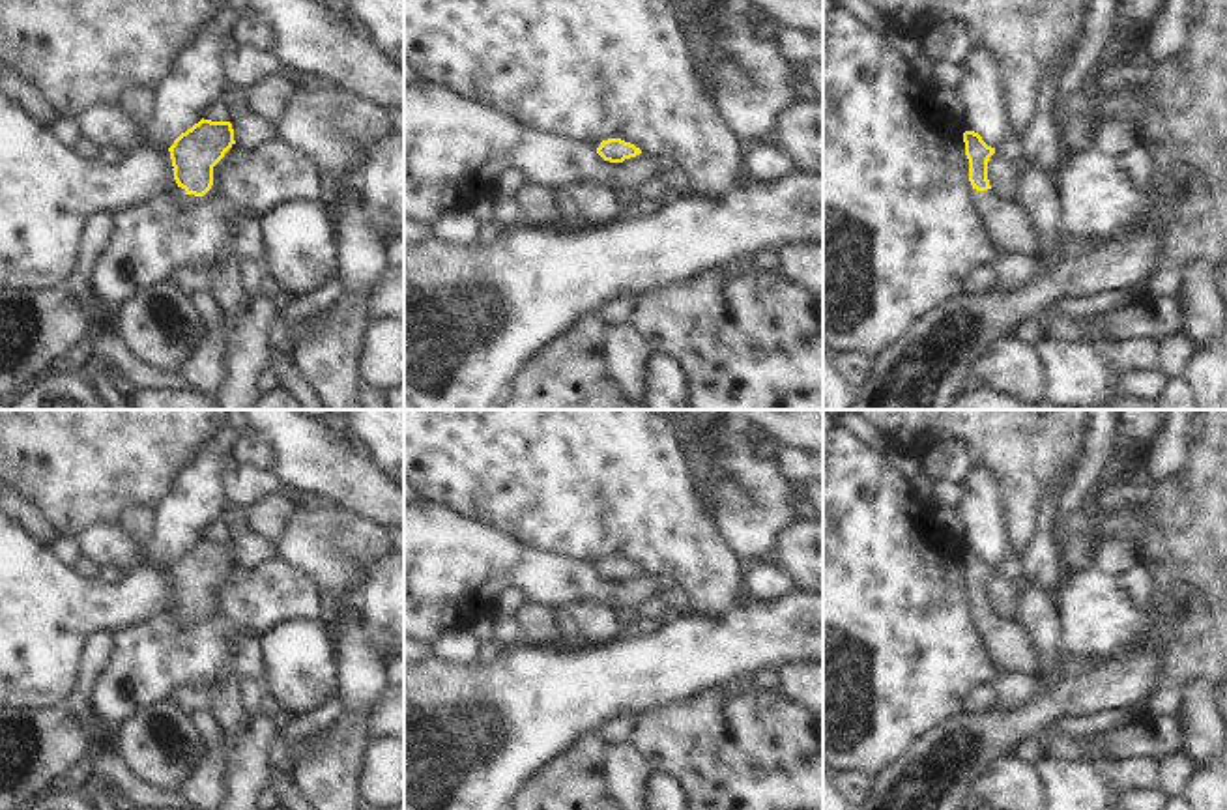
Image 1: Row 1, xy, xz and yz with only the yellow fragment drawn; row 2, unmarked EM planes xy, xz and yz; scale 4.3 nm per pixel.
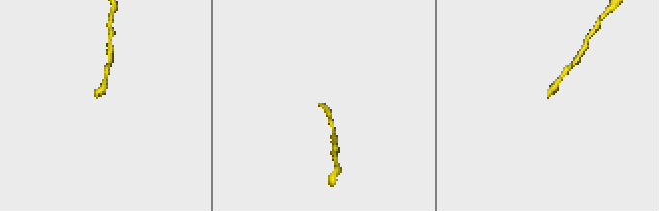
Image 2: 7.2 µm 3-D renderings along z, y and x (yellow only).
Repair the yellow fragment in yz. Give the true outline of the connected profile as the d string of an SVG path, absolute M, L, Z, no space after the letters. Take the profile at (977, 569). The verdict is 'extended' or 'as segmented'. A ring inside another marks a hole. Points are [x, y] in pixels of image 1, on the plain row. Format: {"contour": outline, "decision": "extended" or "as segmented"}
{"contour": "M974 550L963 552L965 574L969 578L969 600L976 614L976 625L993 662L1008 672L1038 675L1040 655L1018 617L997 614L988 599L988 580L995 567L988 565Z", "decision": "extended"}

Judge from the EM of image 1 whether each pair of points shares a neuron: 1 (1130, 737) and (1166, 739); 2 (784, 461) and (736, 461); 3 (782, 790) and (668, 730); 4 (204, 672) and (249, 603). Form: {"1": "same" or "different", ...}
{"1": "same", "2": "different", "3": "same", "4": "same"}

